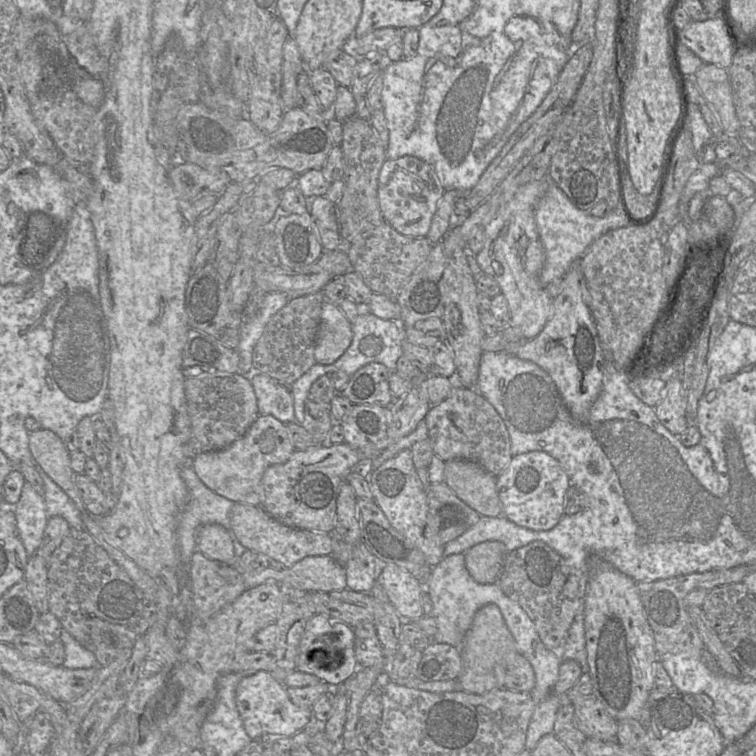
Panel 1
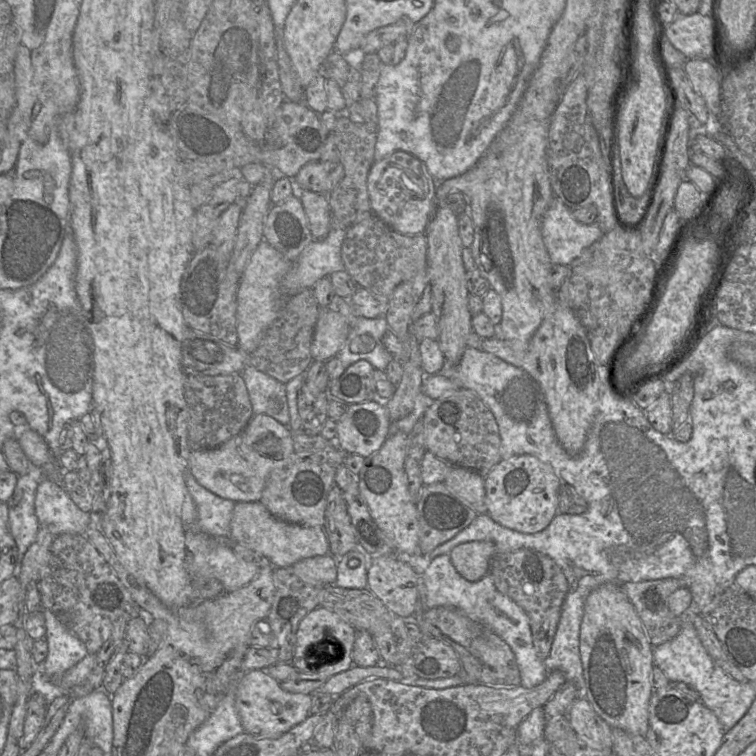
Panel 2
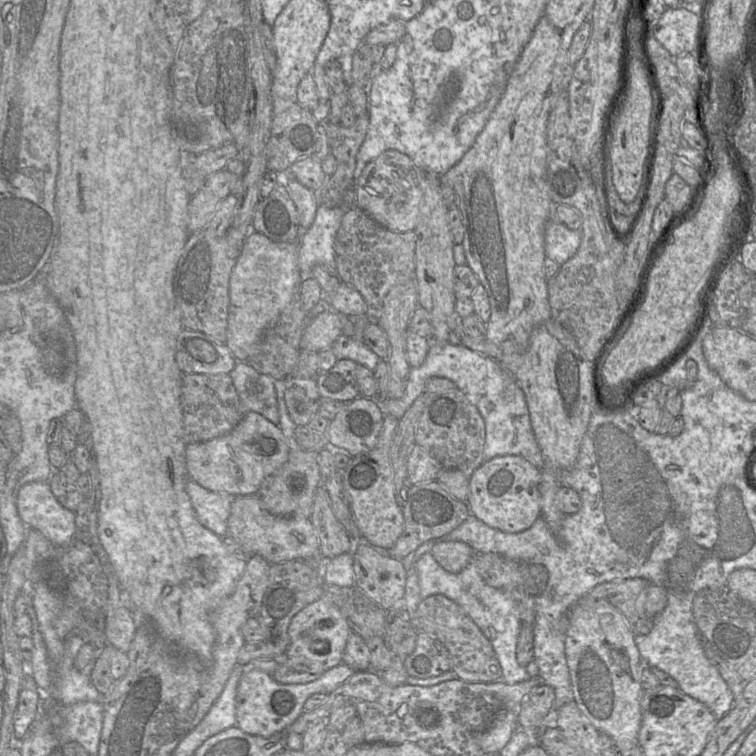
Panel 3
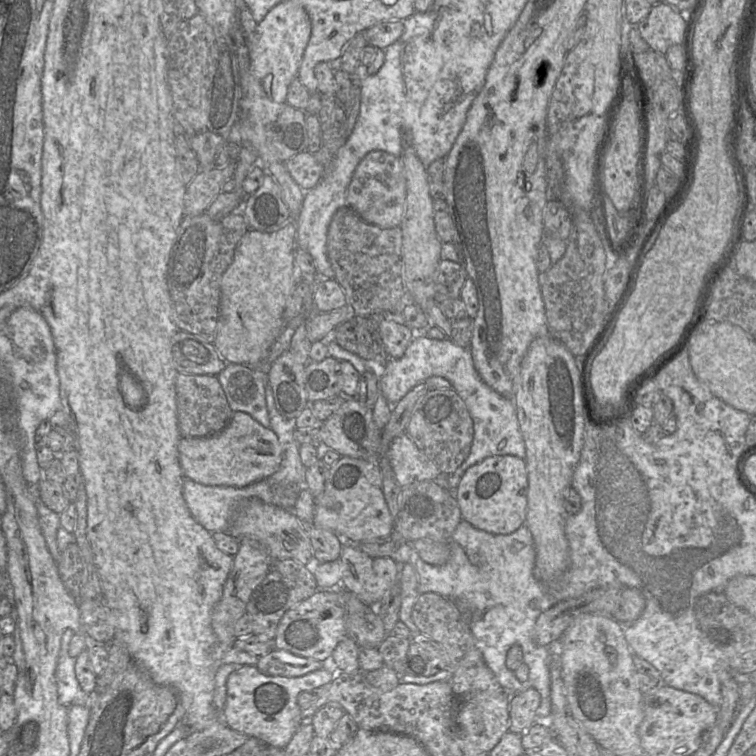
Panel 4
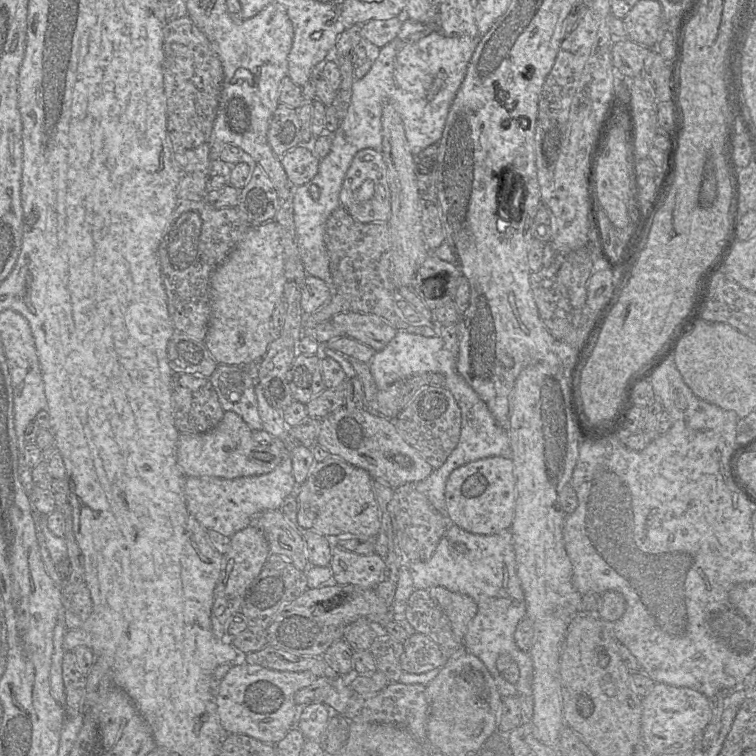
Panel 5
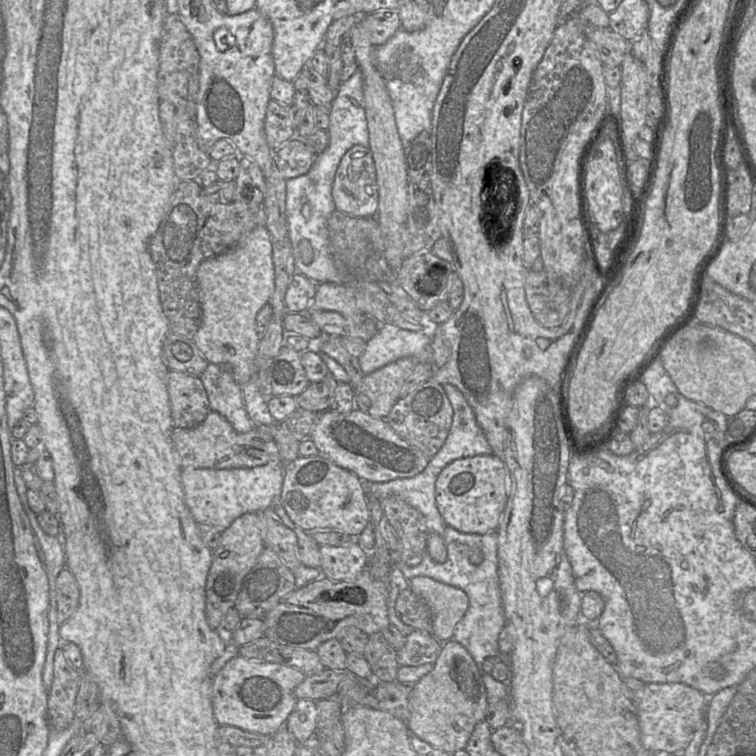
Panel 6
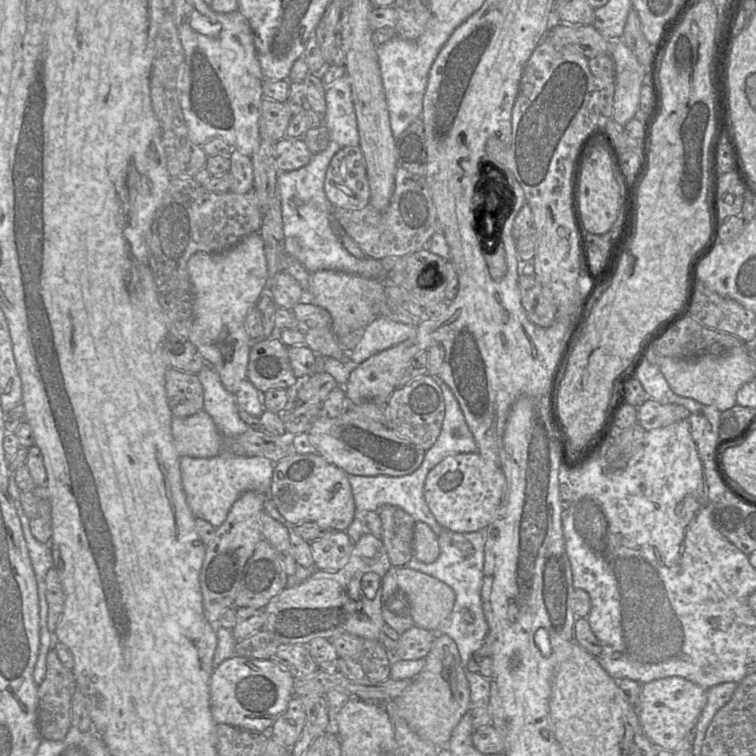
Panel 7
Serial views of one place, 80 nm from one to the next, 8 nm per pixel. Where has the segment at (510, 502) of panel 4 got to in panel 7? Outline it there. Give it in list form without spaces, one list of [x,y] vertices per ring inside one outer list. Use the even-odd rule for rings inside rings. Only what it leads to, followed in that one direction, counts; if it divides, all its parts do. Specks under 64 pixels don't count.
[[[460,453],[444,458],[425,479],[424,498],[437,522],[453,532],[485,530],[505,494],[505,476],[499,466],[479,453]]]

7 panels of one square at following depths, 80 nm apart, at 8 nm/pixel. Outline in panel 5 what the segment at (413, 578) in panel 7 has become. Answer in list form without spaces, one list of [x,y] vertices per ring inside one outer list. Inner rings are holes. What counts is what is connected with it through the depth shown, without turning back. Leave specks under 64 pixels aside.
[[[433,586],[428,592],[448,617],[453,633],[463,639],[469,623],[477,613],[474,600],[465,594],[452,592],[441,586]]]

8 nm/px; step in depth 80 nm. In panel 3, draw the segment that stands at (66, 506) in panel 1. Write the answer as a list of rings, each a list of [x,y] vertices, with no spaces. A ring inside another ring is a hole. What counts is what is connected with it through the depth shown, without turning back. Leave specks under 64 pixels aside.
[[[48,481],[22,486],[17,493],[16,505],[28,528],[40,532],[58,549],[75,540],[76,514],[57,501]]]

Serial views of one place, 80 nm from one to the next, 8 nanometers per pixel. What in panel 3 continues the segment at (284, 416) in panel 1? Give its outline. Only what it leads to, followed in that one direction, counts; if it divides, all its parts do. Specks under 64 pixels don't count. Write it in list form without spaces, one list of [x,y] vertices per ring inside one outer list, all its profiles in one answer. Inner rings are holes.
[[[237,361],[229,373],[238,393],[242,412],[255,412],[279,425],[276,379],[259,373],[247,362]]]

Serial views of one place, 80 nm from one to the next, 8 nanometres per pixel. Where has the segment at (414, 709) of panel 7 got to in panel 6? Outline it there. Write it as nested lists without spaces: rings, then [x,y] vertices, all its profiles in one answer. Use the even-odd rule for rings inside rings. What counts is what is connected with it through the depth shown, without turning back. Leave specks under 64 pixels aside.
[[[453,639],[442,644],[433,669],[417,683],[411,685],[409,709],[410,717],[405,724],[411,734],[449,755],[465,750],[475,726],[486,718],[488,699],[482,672],[464,646]]]

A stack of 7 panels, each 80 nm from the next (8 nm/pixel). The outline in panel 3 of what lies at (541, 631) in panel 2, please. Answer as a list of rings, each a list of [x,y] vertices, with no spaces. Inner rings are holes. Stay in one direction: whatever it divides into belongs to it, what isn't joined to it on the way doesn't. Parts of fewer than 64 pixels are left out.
[[[474,553],[473,558],[477,572],[481,575],[486,584],[509,592],[513,598],[519,602],[522,629],[516,647],[516,660],[519,665],[526,667],[533,661],[533,625],[536,621],[537,599],[544,594],[548,587],[549,575],[547,569],[539,564],[510,559],[494,553]]]

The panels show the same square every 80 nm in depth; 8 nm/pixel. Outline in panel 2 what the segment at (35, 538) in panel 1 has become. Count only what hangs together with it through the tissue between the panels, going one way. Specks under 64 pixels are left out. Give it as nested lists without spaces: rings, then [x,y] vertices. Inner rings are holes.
[[[30,465],[27,473],[18,475],[8,506],[9,530],[17,545],[19,561],[35,540],[40,523],[35,514],[35,494],[38,484],[45,478],[43,470]]]

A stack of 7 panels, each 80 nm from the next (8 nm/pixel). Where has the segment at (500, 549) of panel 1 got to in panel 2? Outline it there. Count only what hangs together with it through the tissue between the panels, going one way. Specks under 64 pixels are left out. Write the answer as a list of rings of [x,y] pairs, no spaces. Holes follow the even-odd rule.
[[[472,541],[454,547],[449,556],[455,570],[466,580],[476,582],[489,573],[490,562],[496,553],[490,541]]]

